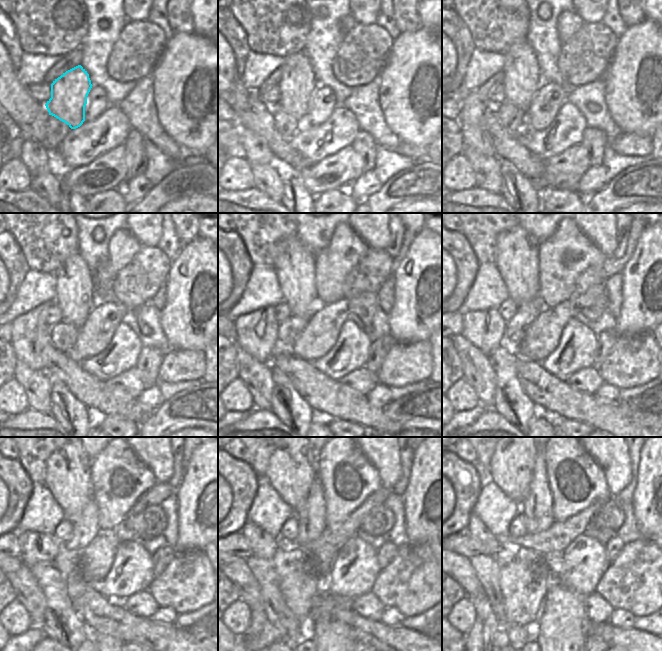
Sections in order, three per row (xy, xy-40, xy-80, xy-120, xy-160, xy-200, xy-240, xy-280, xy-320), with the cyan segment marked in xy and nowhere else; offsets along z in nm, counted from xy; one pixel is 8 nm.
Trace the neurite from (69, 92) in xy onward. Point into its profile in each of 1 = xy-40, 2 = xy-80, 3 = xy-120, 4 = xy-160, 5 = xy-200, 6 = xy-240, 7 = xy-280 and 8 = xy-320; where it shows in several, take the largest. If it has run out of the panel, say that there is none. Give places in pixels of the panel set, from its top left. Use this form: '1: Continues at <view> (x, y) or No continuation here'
1: Continues at xy-40 (297, 85)
2: Continues at xy-80 (522, 79)
3: Continues at xy-120 (75, 287)
4: Continues at xy-160 (295, 268)
5: Continues at xy-200 (517, 252)
6: Continues at xy-240 (68, 477)
7: Continues at xy-280 (292, 467)
8: Continues at xy-320 (511, 468)

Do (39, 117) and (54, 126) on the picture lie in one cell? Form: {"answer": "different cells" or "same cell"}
{"answer": "different cells"}

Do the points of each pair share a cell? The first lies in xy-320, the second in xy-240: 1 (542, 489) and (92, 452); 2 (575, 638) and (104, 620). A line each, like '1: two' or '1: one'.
1: two
2: two

